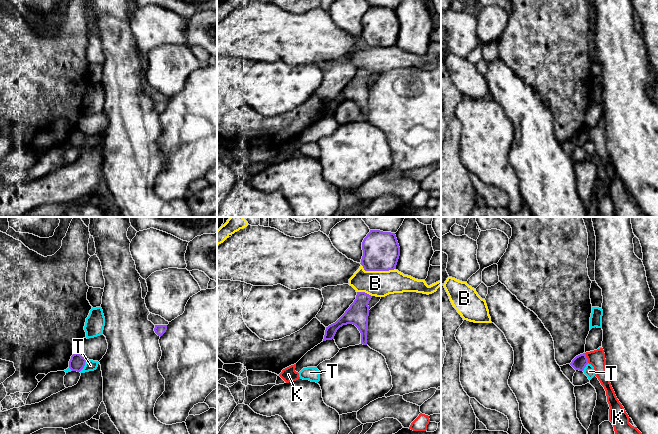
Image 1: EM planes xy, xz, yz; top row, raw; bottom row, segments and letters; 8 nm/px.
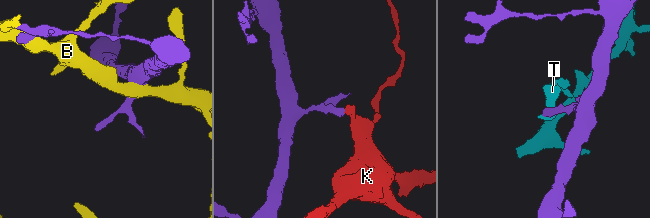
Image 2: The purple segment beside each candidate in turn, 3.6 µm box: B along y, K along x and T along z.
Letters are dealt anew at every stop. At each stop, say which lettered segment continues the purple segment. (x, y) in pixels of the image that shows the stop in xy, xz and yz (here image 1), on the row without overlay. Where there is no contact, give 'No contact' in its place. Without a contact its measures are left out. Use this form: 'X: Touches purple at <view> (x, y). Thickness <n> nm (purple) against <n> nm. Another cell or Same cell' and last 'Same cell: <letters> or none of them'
B: Touches purple at xz (377, 46). Thickness 300 nm (purple) against 200 nm. Another cell
K: Touches purple at yz (586, 134). Thickness 110 nm (purple) against 140 nm. Another cell
T: Touches purple at xy (84, 141). Thickness 120 nm (purple) against 90 nm. Another cell
Same cell: none of them

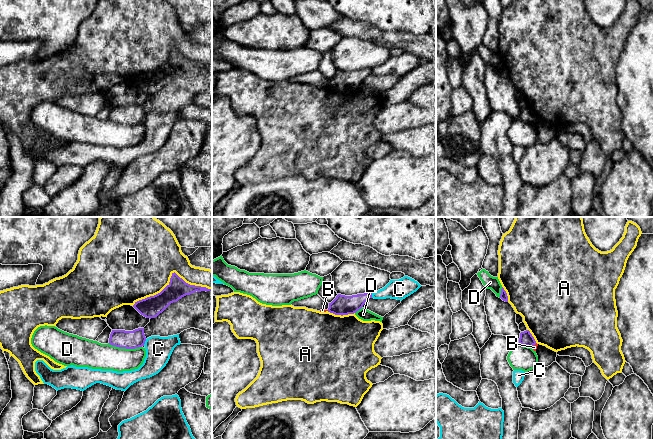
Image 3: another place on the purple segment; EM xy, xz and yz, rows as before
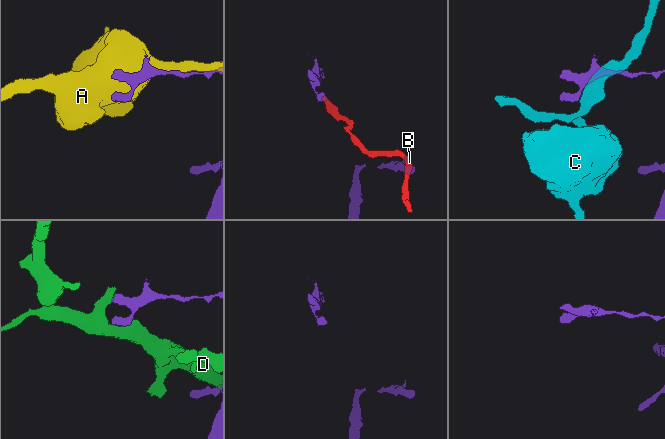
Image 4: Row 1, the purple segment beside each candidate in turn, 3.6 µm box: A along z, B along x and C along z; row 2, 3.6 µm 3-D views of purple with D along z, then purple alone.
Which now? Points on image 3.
A: Touches purple at xy (171, 53). Thickness 160 nm (purple) against 480 nm. Another cell
B: Touches purple at yz (533, 120). Thickness 110 nm (purple) against 50 nm. Another cell
C: Touches purple at xy (144, 118). Thickness 140 nm (purple) against 200 nm. Another cell
D: Touches purple at xy (125, 123). Thickness 140 nm (purple) against 220 nm. Another cell
Same cell: none of them

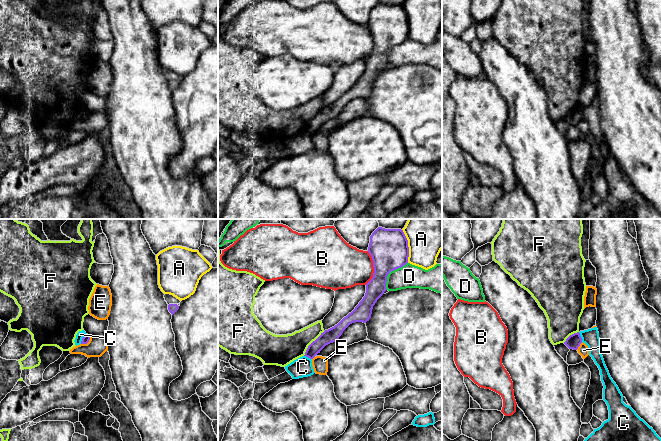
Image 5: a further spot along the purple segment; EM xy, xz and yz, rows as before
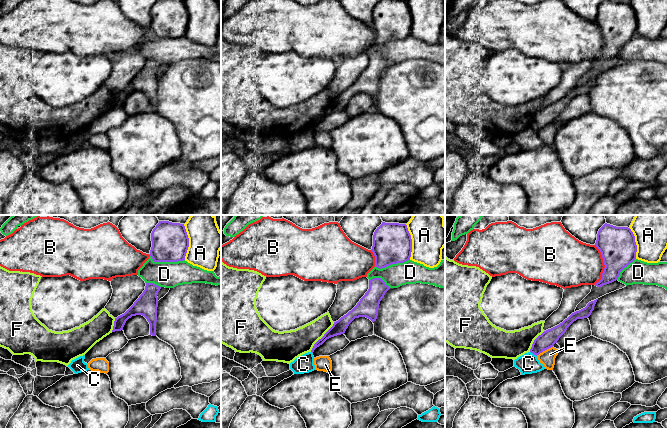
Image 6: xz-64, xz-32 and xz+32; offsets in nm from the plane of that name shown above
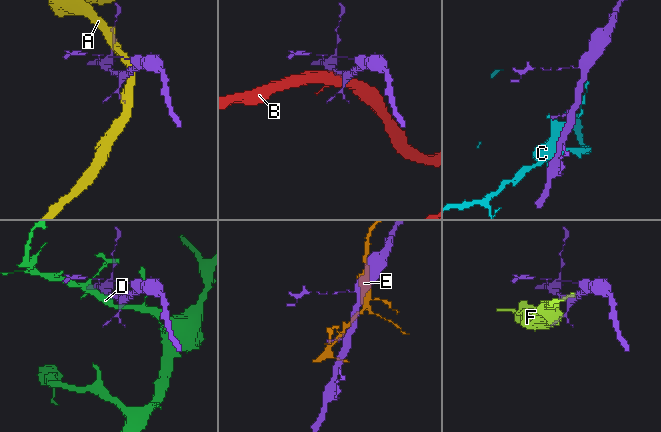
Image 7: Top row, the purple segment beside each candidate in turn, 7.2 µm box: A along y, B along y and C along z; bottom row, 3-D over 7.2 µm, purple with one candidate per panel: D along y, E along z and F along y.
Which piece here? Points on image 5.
A: Touches purple at xz (407, 22). Thickness 300 nm (purple) against 280 nm. Another cell
B: Touches purple at xz (374, 44). Thickness 300 nm (purple) against 360 nm. Another cell
C: Touches purple at xy (82, 115). Thickness 60 nm (purple) against 60 nm. Another cell
D: Touches purple at xz (390, 47). Thickness 300 nm (purple) against 190 nm. Another cell
E: Touches purple at xy (87, 118). Thickness 60 nm (purple) against 160 nm. Another cell
F: Touches purple at xz (311, 119). Thickness 120 nm (purple) against 240 nm. Another cell
Same cell: none of them

